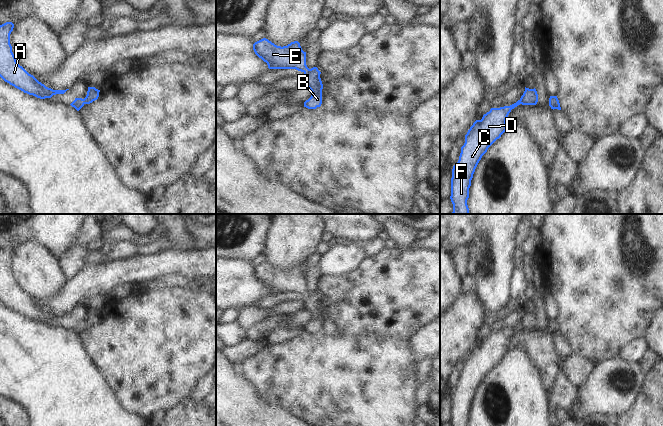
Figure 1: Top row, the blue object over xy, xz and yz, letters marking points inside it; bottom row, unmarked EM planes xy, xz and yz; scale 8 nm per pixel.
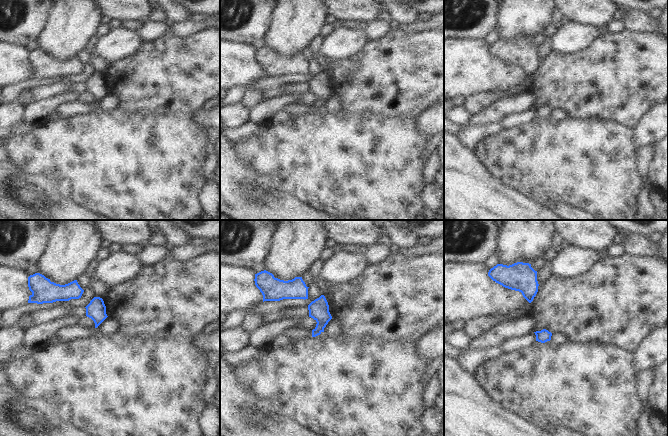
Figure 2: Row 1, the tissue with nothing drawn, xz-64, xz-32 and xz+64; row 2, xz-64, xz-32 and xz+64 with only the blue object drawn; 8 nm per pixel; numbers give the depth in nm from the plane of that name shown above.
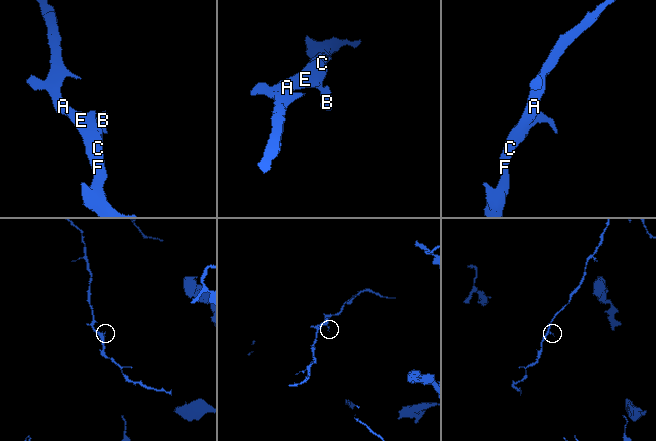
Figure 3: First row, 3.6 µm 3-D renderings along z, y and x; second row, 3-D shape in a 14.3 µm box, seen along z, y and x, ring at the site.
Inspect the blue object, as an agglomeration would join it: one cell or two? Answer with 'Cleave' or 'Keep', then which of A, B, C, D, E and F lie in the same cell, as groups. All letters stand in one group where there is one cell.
Keep. Groups: A B C D E F.

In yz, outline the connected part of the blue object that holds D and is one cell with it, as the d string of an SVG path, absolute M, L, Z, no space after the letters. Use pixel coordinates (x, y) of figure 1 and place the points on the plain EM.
M525 311L525 315L521 322L510 330L500 332L491 332L489 336L483 339L481 344L476 344L465 359L465 367L461 371L461 377L458 386L453 390L451 402L451 426L467 426L469 422L469 412L475 393L482 380L487 376L488 372L501 361L507 354L506 343L512 333L518 329L536 329L538 326L538 318L536 313Z

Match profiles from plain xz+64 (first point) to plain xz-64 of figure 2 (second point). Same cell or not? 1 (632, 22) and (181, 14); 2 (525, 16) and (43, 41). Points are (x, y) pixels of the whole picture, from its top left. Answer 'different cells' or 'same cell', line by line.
1: same cell
2: same cell

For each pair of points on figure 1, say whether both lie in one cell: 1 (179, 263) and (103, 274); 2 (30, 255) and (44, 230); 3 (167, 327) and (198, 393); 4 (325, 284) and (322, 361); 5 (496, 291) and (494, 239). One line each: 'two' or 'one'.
1: one
2: two
3: two
4: two
5: one

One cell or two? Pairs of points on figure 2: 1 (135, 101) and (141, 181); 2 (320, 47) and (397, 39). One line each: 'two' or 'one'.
1: two
2: two

